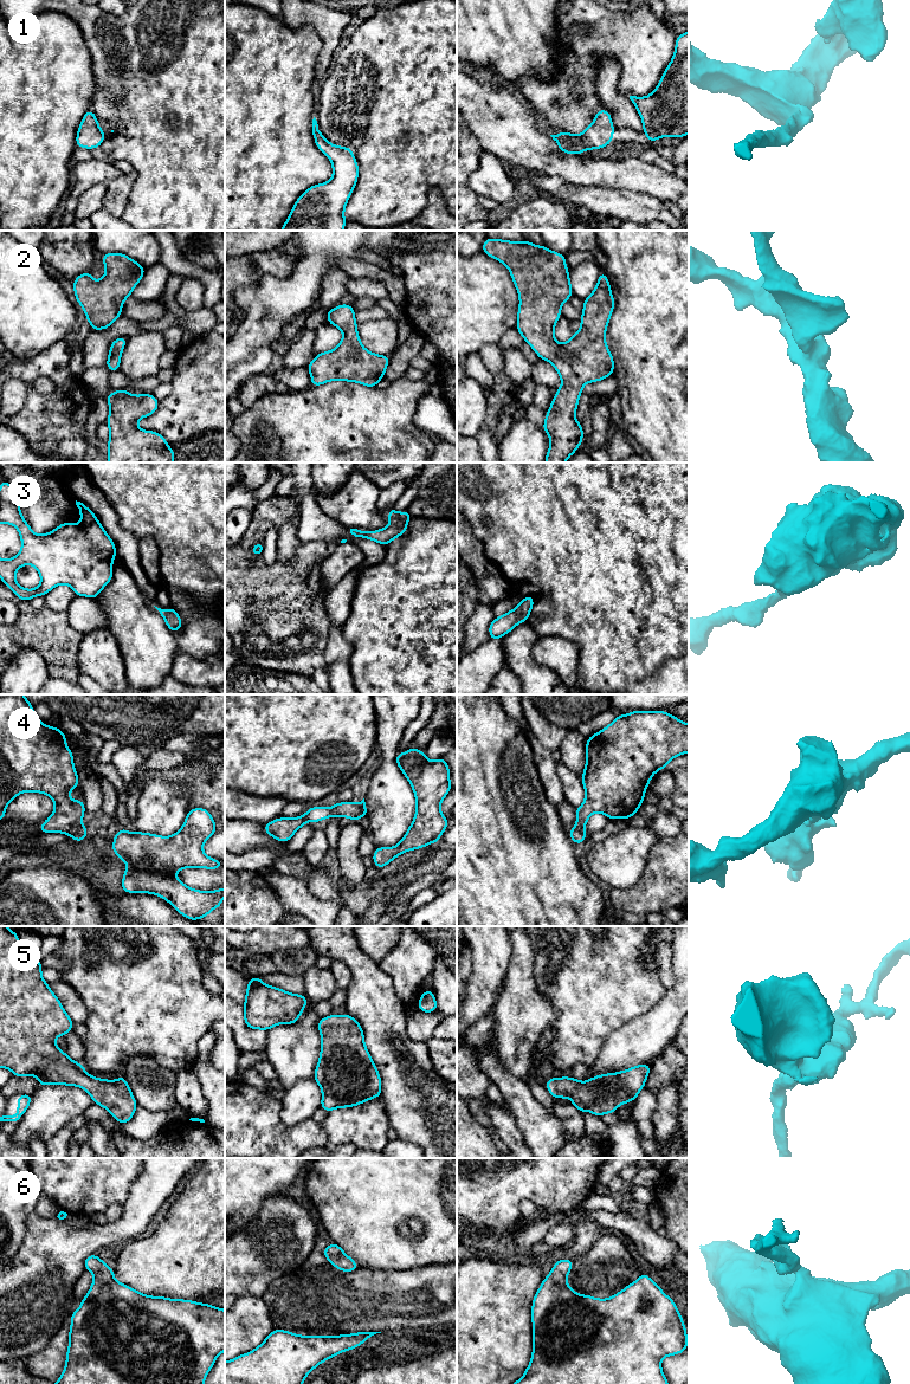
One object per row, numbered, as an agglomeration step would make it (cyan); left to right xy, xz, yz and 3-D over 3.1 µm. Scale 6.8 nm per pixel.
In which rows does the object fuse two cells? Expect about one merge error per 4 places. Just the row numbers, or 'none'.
4

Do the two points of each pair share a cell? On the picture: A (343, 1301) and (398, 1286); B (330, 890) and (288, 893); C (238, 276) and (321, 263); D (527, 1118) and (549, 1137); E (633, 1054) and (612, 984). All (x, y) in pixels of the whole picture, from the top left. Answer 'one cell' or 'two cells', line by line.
A: one cell
B: two cells
C: two cells
D: one cell
E: two cells

